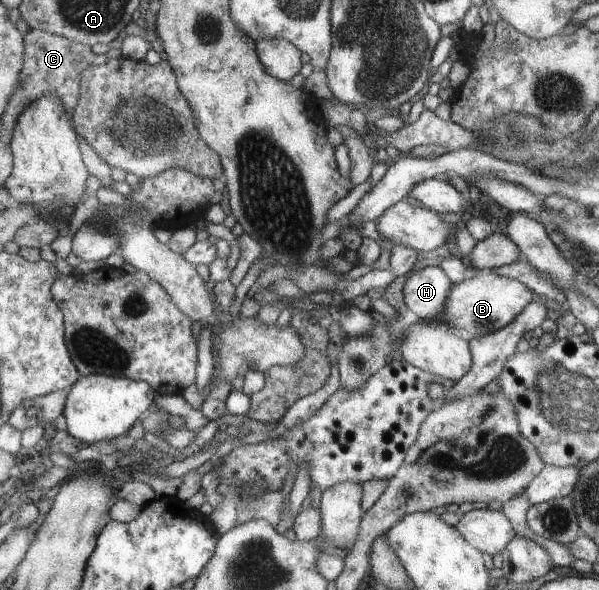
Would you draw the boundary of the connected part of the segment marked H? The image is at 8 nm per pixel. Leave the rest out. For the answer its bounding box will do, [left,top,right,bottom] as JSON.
[403,267,452,324]

